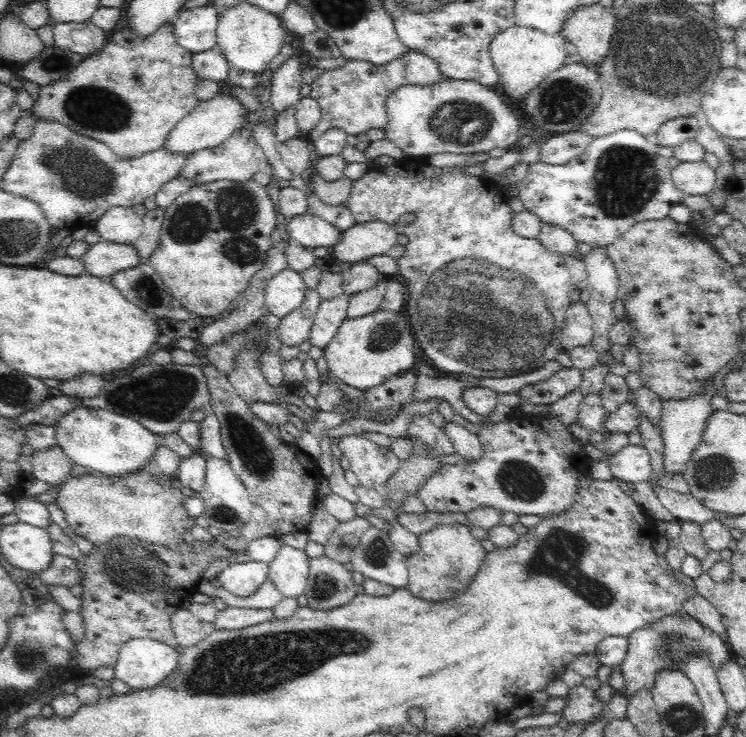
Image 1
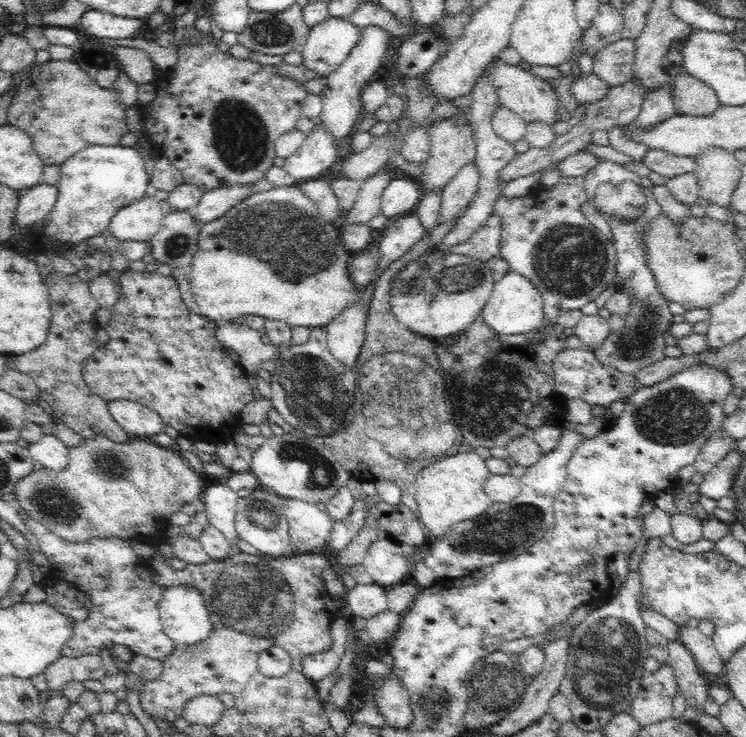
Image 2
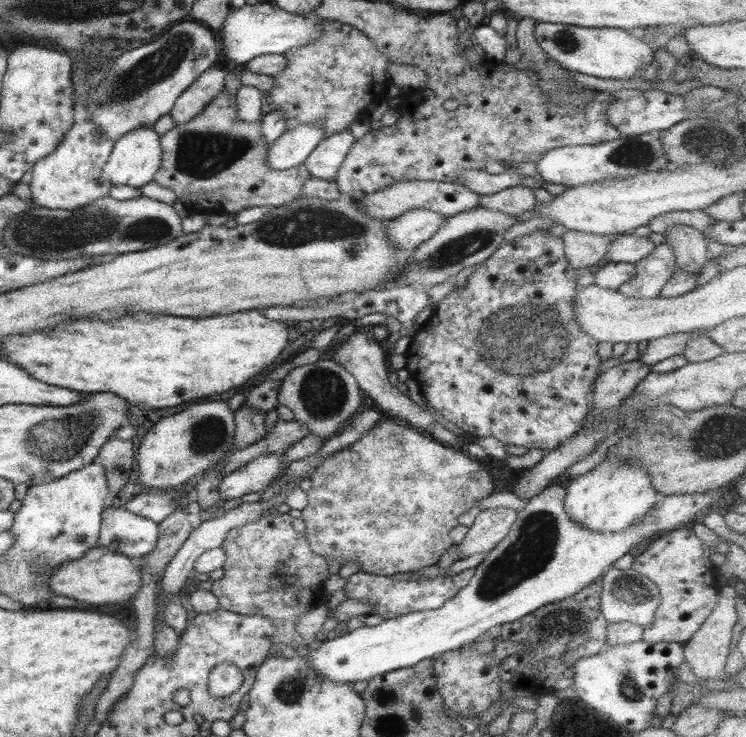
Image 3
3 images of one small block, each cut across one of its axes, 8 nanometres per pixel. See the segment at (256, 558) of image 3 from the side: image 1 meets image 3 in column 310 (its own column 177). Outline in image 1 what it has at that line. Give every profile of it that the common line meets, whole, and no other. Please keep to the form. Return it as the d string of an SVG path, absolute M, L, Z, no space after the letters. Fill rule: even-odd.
M125 537L112 538L106 544L94 545L89 555L82 555L78 560L77 568L81 573L81 585L83 593L81 597L80 614L85 624L84 638L77 642L75 653L78 654L78 666L85 673L90 673L97 668L116 667L119 654L119 648L125 642L135 638L150 638L152 640L162 642L168 646L175 647L177 640L172 630L171 616L178 609L182 608L184 600L192 600L197 598L197 584L202 580L202 571L208 566L212 559L220 557L230 557L234 554L234 550L230 550L214 540L212 544L203 544L196 542L192 545L182 542L178 548L165 548L157 544L149 544L149 542L128 540ZM124 600L124 604L136 604L142 602L146 605L144 608L120 608L120 602Z

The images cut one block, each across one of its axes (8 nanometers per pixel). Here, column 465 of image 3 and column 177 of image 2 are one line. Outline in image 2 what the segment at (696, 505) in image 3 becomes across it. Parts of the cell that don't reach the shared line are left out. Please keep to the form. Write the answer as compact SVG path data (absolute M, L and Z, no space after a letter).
M166 586L158 612L164 634L185 648L209 637L211 620L204 599L195 588Z

